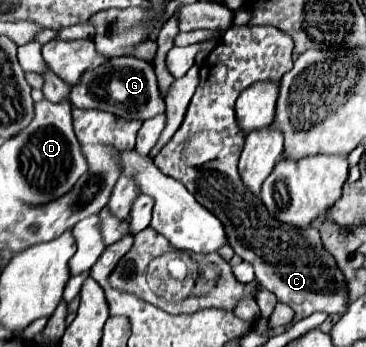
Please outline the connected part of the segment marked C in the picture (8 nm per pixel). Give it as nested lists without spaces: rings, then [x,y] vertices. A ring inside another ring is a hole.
[[[233,25],[229,31],[225,31],[217,43],[217,47],[207,55],[207,59],[203,61],[201,69],[199,69],[199,87],[187,107],[185,119],[181,123],[181,127],[177,129],[177,133],[173,135],[173,139],[157,153],[157,157],[153,159],[155,165],[169,177],[181,181],[189,193],[193,193],[193,197],[207,207],[223,225],[225,225],[225,233],[229,237],[229,245],[235,249],[235,253],[239,257],[243,257],[243,261],[249,261],[255,267],[255,279],[259,281],[259,285],[263,285],[265,289],[273,291],[275,297],[281,303],[287,303],[293,311],[295,317],[291,323],[285,325],[285,329],[289,329],[293,323],[297,323],[303,317],[309,317],[313,311],[325,311],[325,313],[343,313],[345,311],[345,301],[347,301],[347,289],[345,289],[345,279],[343,273],[337,269],[337,263],[333,259],[333,255],[329,255],[321,243],[321,235],[317,229],[313,227],[291,227],[291,225],[283,225],[277,219],[273,219],[267,209],[265,209],[265,217],[263,217],[263,203],[259,197],[253,197],[253,193],[249,193],[249,189],[243,185],[238,172],[238,160],[243,149],[243,141],[245,137],[239,135],[237,129],[237,121],[235,121],[235,101],[237,97],[249,89],[253,83],[257,81],[273,81],[279,83],[281,77],[293,69],[293,37],[287,35],[285,31],[271,27],[271,25]],[[199,133],[207,133],[211,143],[219,143],[221,149],[217,153],[217,159],[207,161],[201,167],[189,167],[185,163],[185,147],[187,141]]]

